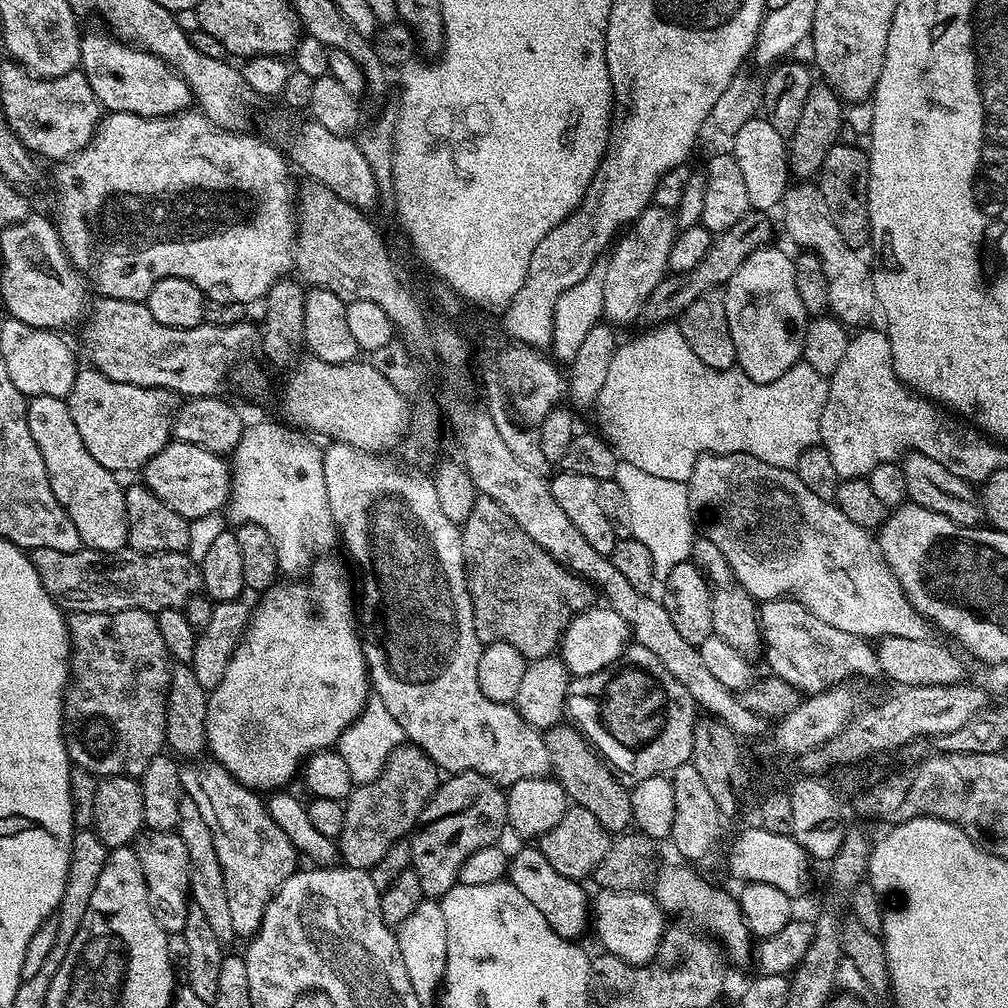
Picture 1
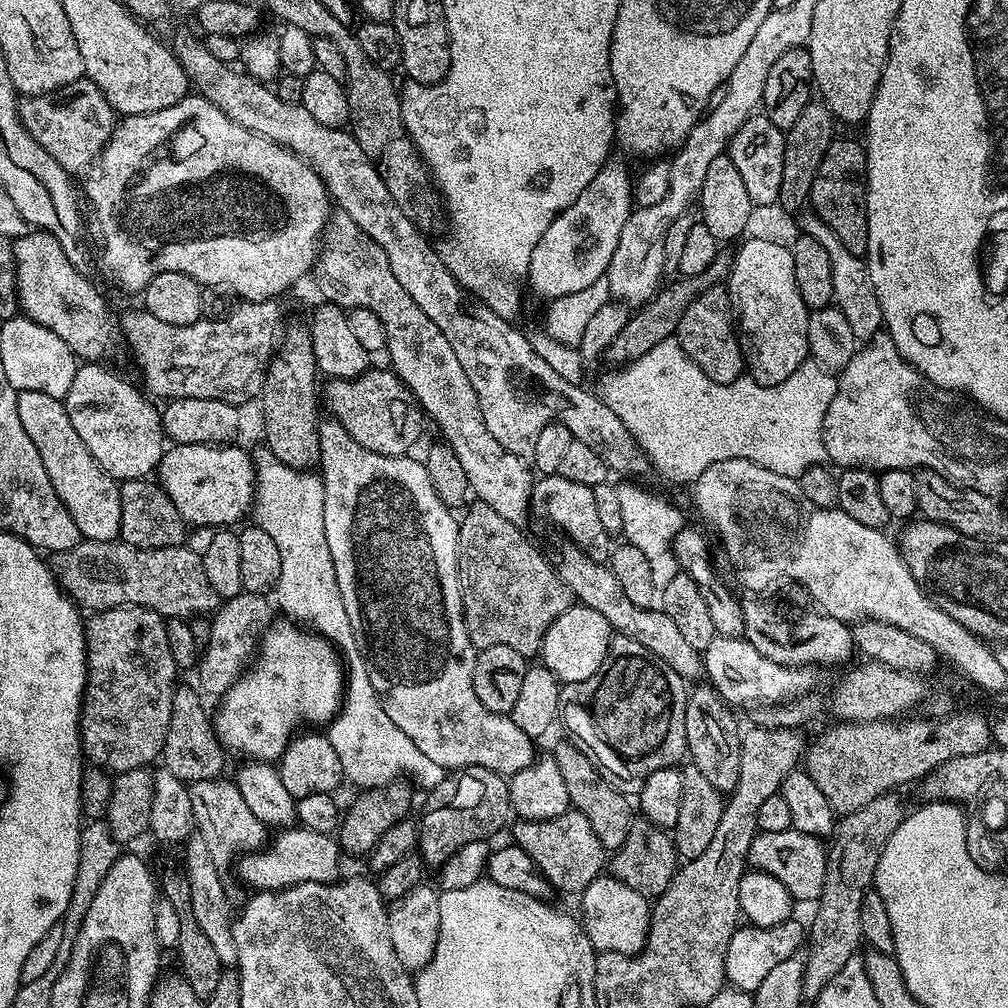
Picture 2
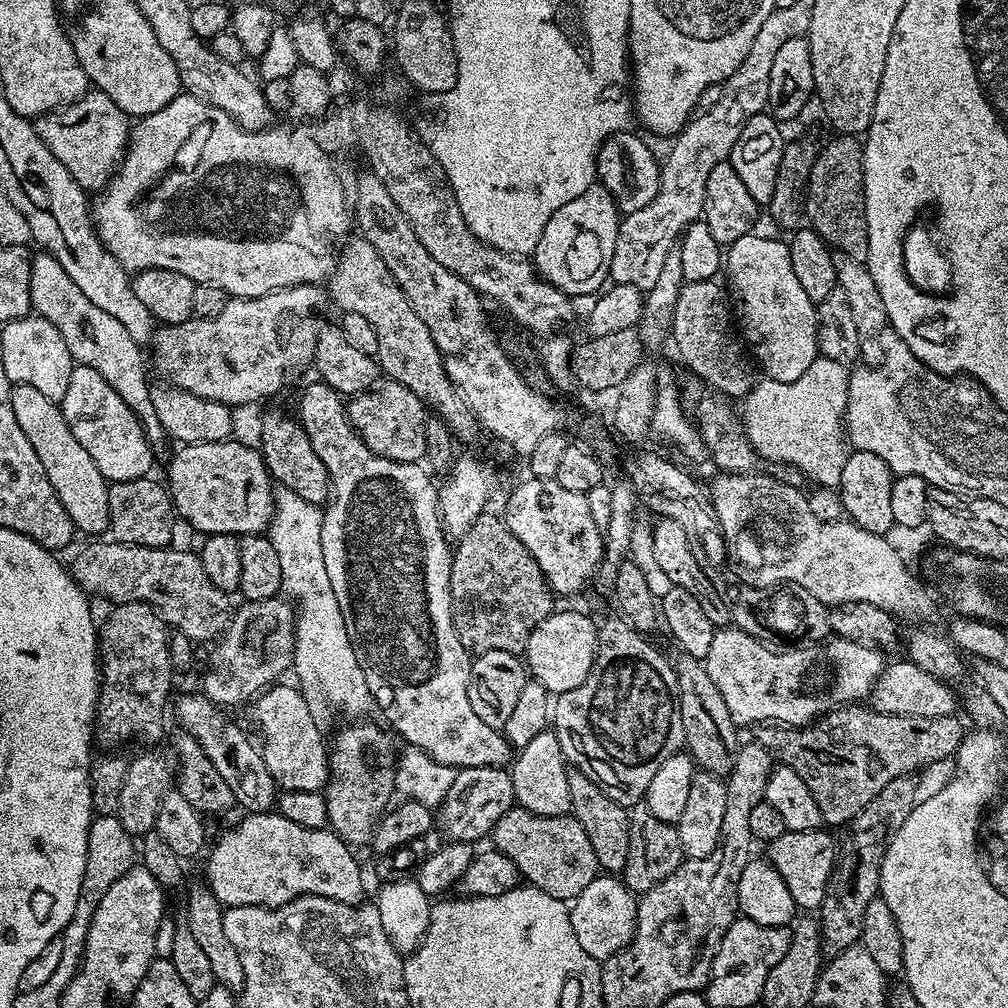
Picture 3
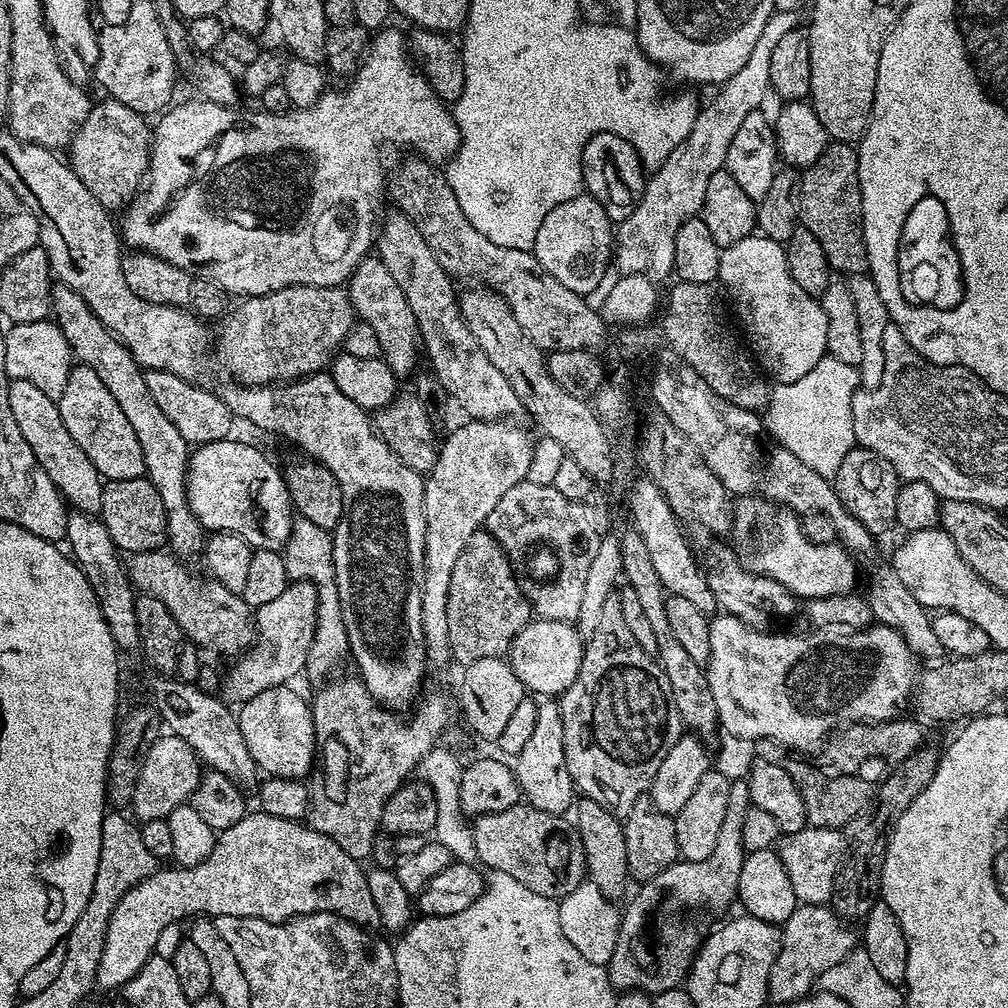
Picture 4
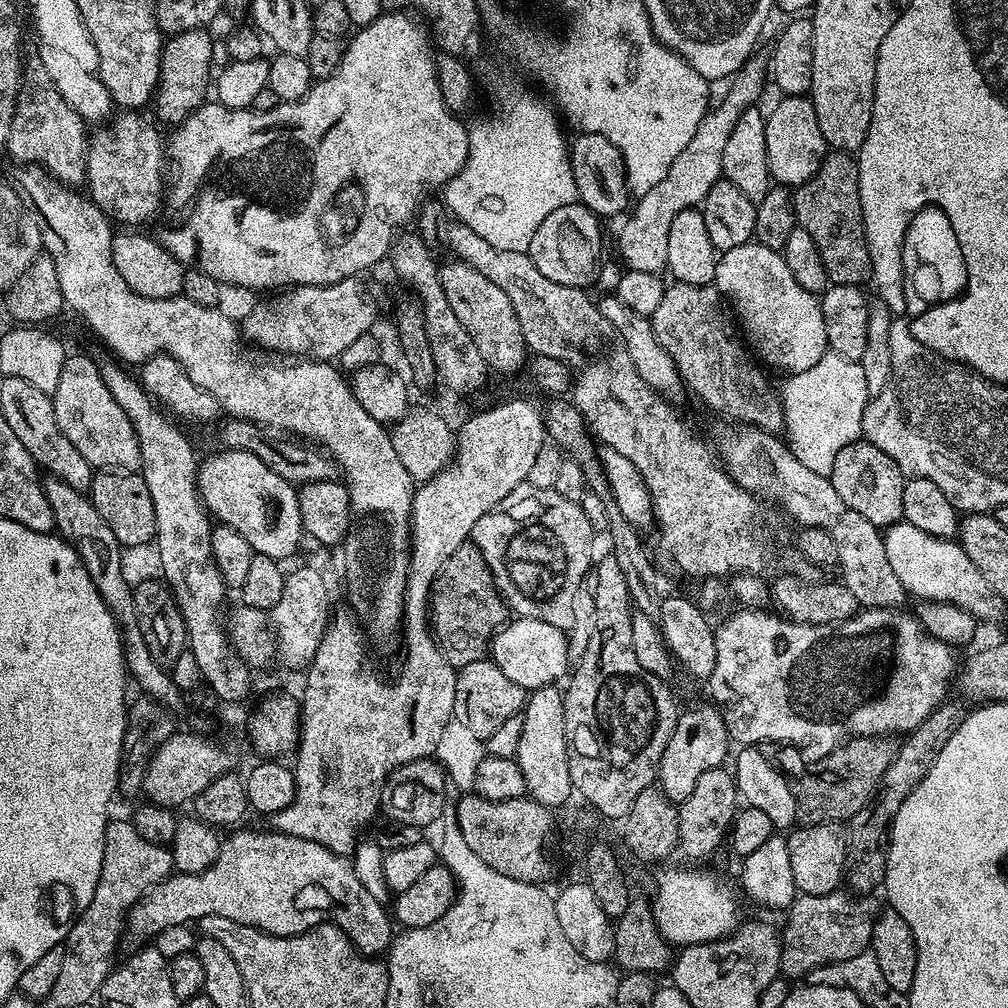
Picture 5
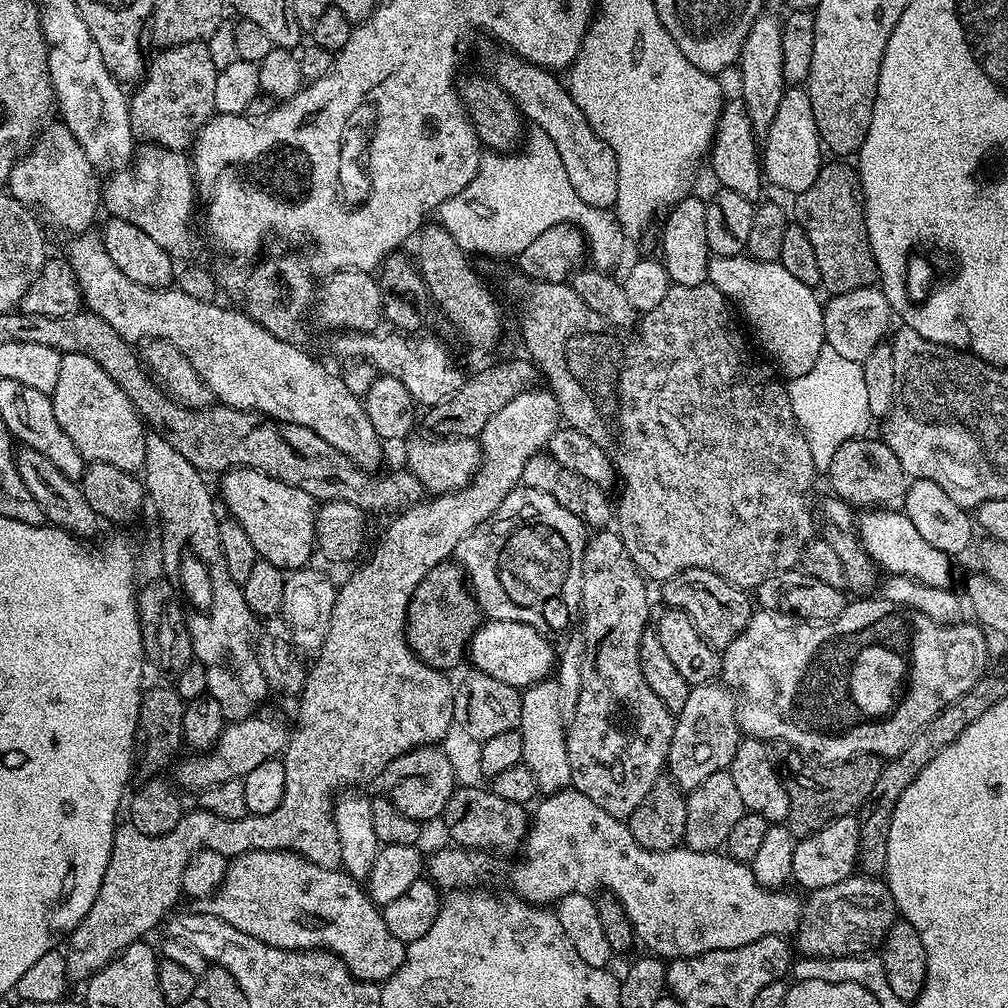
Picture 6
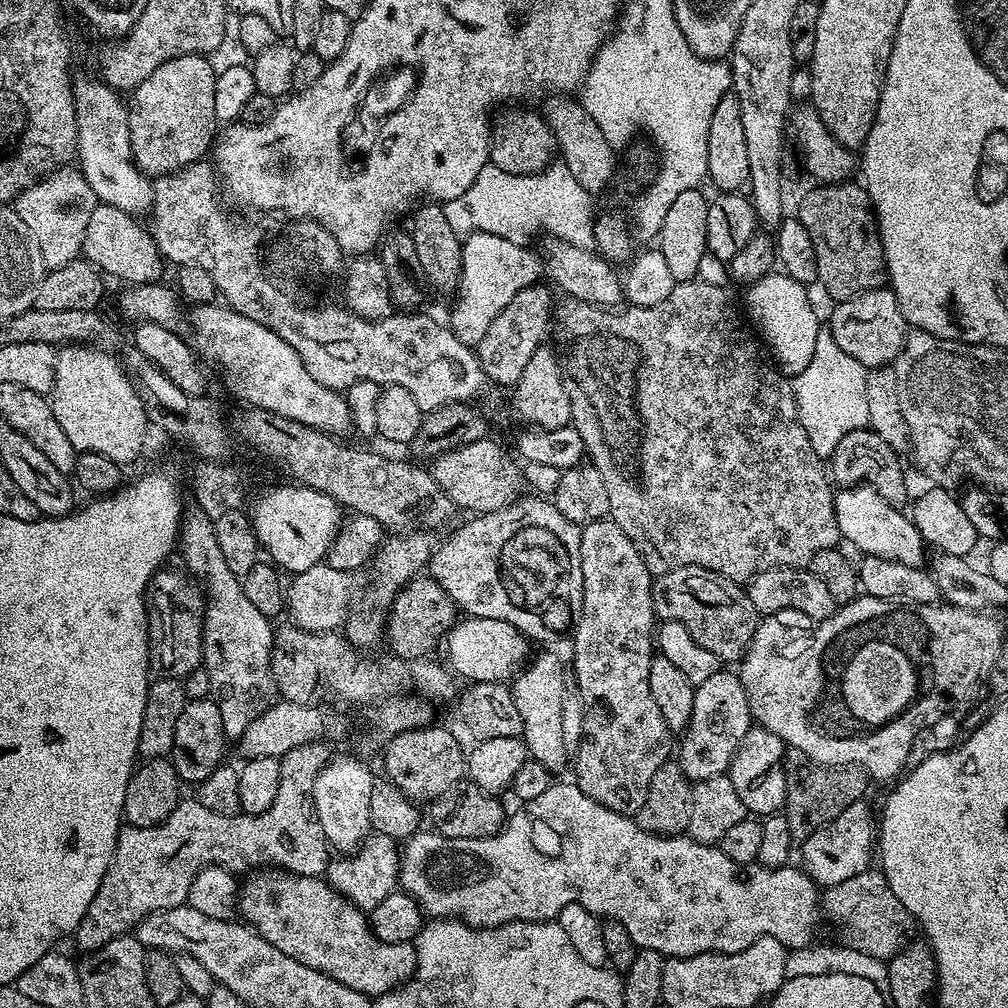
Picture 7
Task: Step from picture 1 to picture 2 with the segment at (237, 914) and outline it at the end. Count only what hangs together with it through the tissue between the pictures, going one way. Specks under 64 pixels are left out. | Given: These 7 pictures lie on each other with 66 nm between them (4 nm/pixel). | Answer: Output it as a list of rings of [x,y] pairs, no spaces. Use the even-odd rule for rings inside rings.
[[[224,779],[203,780],[190,788],[196,819],[195,831],[202,838],[202,842],[206,842],[210,858],[214,858],[216,867],[221,870],[227,869],[227,864],[231,865],[241,854],[263,848],[270,836],[269,829],[262,822],[258,822],[253,811],[246,806],[235,782]]]

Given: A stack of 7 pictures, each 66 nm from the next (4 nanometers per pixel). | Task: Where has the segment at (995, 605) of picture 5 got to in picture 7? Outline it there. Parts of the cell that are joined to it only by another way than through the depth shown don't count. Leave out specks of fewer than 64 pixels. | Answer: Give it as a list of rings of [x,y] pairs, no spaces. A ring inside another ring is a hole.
[[[867,484],[841,487],[834,496],[834,510],[841,537],[849,540],[860,554],[902,562],[915,568],[925,563],[926,545],[911,519],[901,509],[890,506],[878,490],[869,488]]]

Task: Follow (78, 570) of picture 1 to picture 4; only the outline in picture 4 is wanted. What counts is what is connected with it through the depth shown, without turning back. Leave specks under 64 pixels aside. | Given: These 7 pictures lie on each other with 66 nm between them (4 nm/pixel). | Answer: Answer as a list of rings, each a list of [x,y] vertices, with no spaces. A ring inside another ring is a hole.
[[[168,550],[137,552],[129,560],[126,569],[132,587],[145,596],[158,598],[158,602],[170,610],[185,641],[195,644],[201,650],[213,648],[216,652],[235,654],[243,653],[253,643],[254,612],[241,593],[226,590],[226,586],[217,580],[207,580],[203,575],[195,576],[184,565],[187,563],[181,562]]]

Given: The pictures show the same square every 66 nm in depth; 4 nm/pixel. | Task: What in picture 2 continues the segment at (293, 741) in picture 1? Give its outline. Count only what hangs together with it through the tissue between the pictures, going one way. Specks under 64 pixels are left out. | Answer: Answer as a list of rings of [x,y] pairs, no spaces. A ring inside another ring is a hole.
[[[292,622],[283,623],[273,623],[264,633],[254,663],[236,679],[227,694],[219,697],[216,716],[214,712],[217,740],[229,753],[237,752],[242,756],[240,758],[249,761],[279,761],[299,724],[331,724],[344,699],[346,672],[337,649],[323,636],[315,635]]]

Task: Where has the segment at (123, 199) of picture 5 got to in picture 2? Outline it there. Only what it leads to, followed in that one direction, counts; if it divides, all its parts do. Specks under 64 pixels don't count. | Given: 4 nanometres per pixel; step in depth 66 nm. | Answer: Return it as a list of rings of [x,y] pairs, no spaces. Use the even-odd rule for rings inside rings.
[[[87,78],[68,85],[59,98],[49,94],[25,99],[19,110],[20,121],[22,126],[26,126],[30,138],[34,138],[34,142],[38,142],[38,146],[42,146],[42,150],[46,150],[46,154],[50,154],[50,158],[70,174],[87,173],[99,161],[106,142],[112,136],[112,129],[118,123],[118,114],[110,102],[106,102],[102,90]]]

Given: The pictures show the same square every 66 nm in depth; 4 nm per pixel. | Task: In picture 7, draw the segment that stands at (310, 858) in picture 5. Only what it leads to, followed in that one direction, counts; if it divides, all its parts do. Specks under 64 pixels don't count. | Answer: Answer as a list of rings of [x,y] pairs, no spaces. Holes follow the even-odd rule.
[[[271,866],[253,871],[245,875],[239,885],[238,912],[270,946],[278,946],[282,954],[290,954],[290,958],[334,977],[342,986],[350,986],[350,990],[361,992],[363,996],[375,998],[393,992],[416,973],[415,943],[387,944],[379,940],[372,933],[369,917],[319,876],[295,876],[293,872]]]

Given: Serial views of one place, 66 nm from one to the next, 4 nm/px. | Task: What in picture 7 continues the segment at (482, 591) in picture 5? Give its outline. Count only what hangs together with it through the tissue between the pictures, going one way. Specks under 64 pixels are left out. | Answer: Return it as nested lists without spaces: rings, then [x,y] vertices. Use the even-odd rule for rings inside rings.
[[[421,574],[400,589],[396,601],[392,603],[386,621],[386,644],[402,660],[419,662],[433,655],[436,643],[443,641],[454,625],[454,605],[452,599],[438,586],[431,575]]]

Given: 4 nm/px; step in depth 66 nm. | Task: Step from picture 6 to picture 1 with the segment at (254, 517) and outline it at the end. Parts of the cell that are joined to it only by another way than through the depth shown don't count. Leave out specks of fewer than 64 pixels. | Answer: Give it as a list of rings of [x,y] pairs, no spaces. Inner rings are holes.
[[[181,440],[169,442],[161,452],[154,454],[154,458],[150,458],[150,462],[144,464],[142,483],[158,494],[170,510],[178,510],[178,514],[189,521],[217,515],[227,505],[228,495],[232,492],[229,461],[223,455]]]

